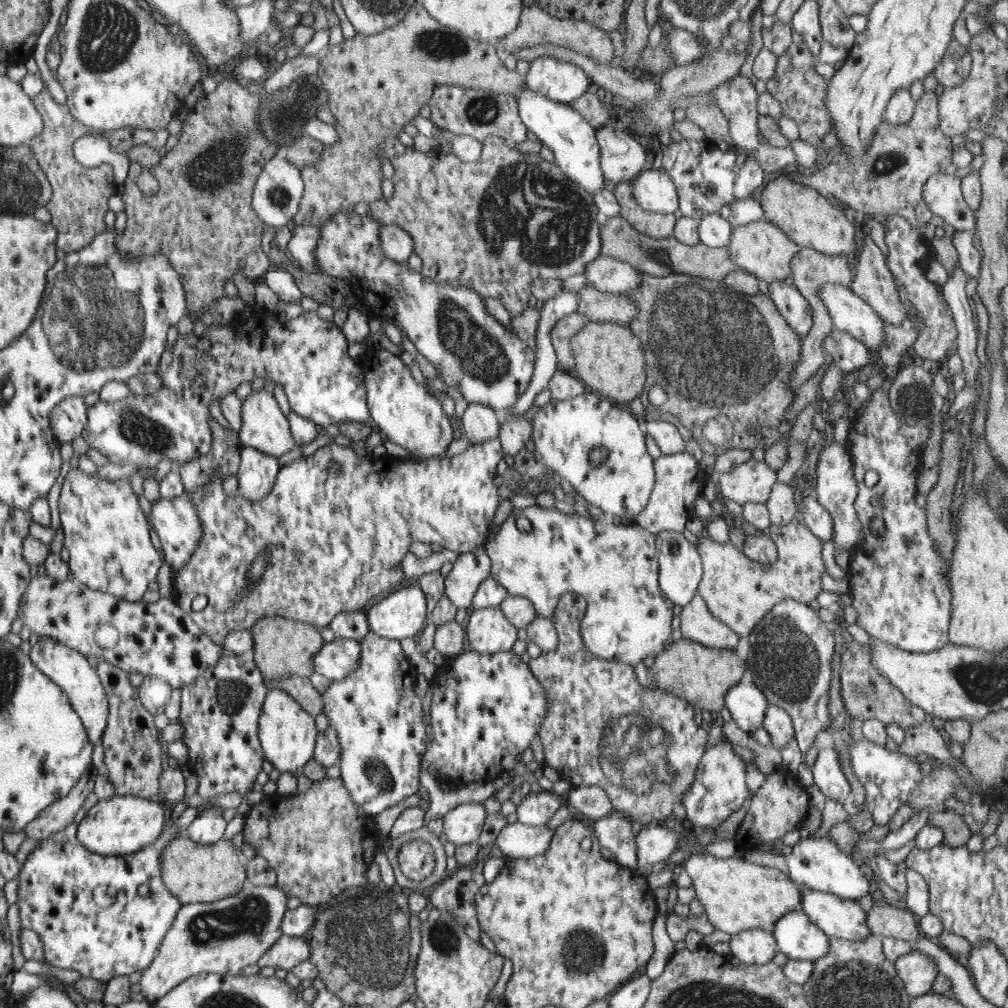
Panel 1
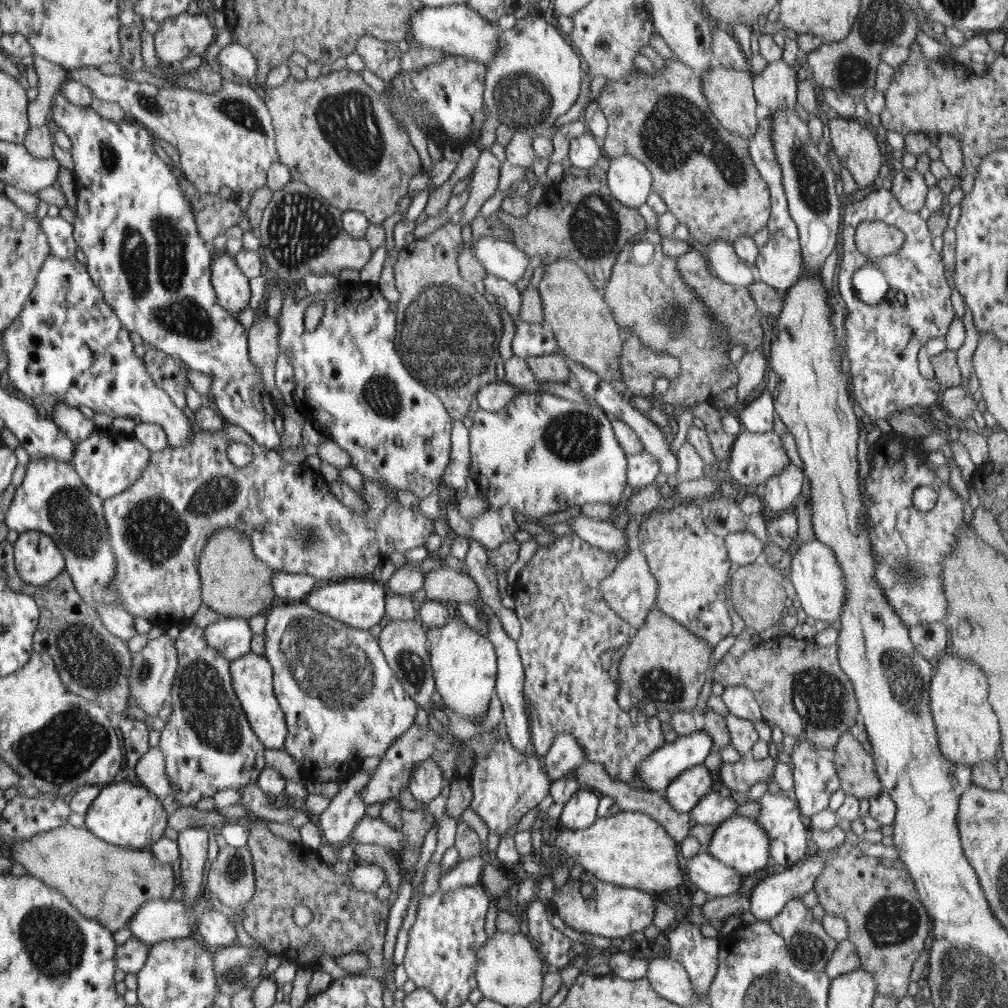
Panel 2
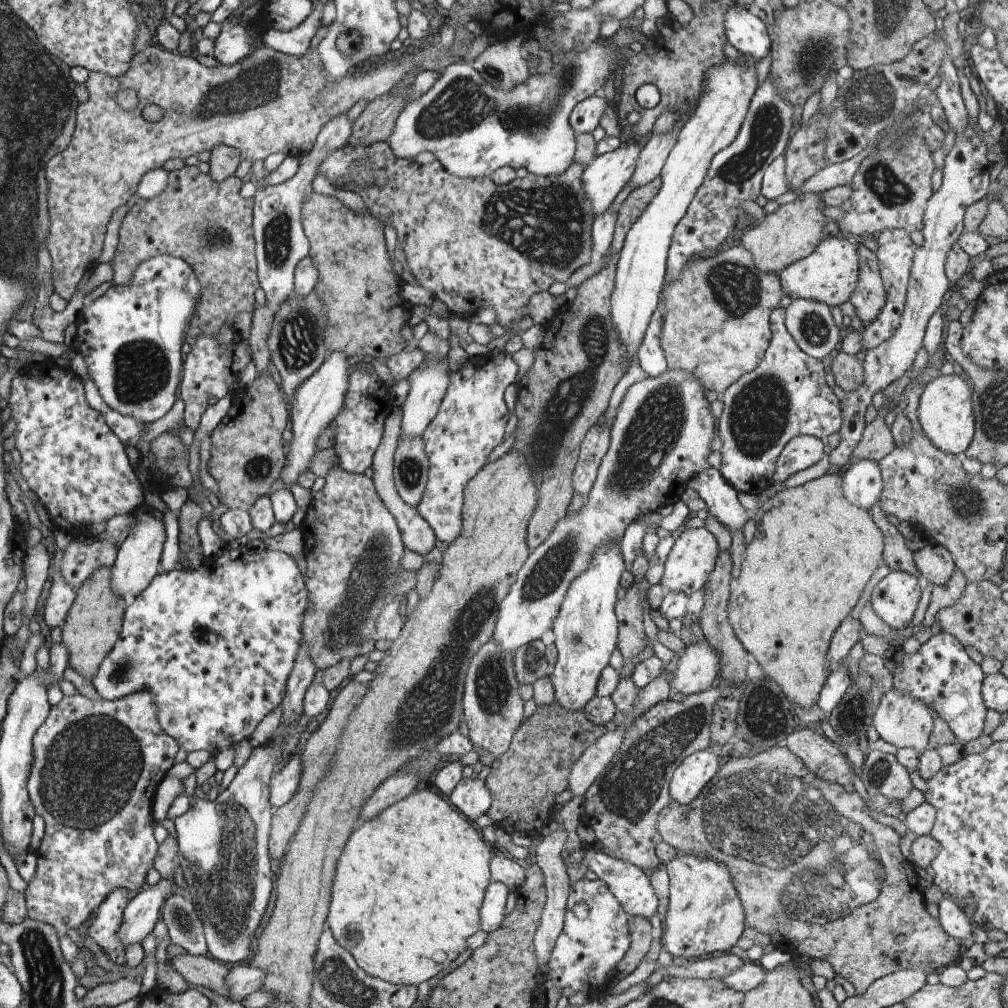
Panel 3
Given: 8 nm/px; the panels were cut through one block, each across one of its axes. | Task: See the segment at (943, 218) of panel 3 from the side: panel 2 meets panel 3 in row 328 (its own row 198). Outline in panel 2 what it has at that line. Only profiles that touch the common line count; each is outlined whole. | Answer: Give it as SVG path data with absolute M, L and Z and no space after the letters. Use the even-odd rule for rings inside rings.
M904 168L893 171L891 191L904 210L918 213L924 208L928 189L924 177L918 171Z

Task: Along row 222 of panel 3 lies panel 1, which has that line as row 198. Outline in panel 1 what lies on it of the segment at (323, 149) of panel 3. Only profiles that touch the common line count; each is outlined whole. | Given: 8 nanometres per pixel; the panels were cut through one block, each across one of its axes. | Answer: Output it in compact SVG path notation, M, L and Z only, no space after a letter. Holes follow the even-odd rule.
M283 154L272 157L265 164L265 168L257 178L256 188L253 190L252 207L262 222L275 229L286 226L297 215L300 201L303 197L304 183L300 169L296 168Z

